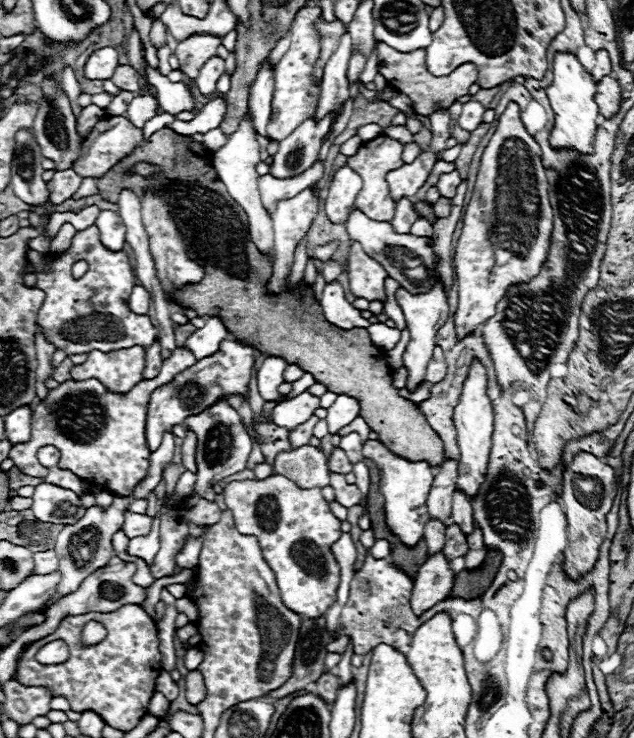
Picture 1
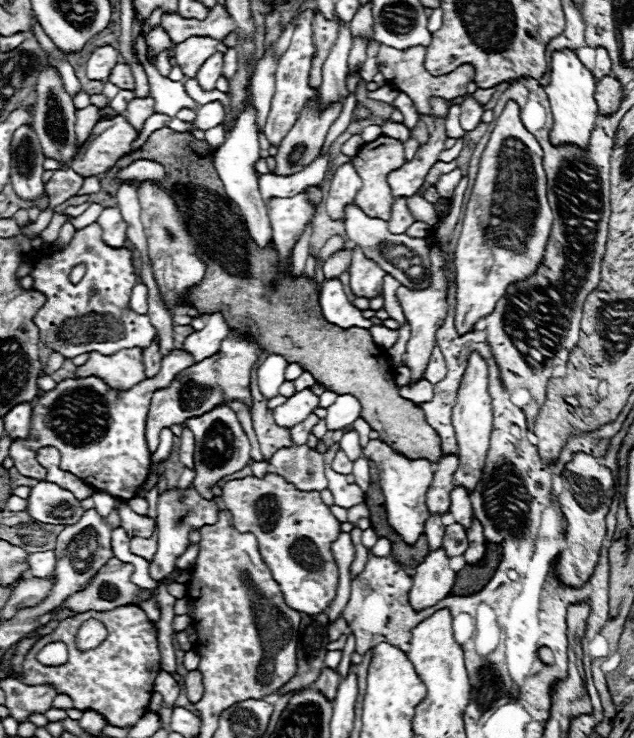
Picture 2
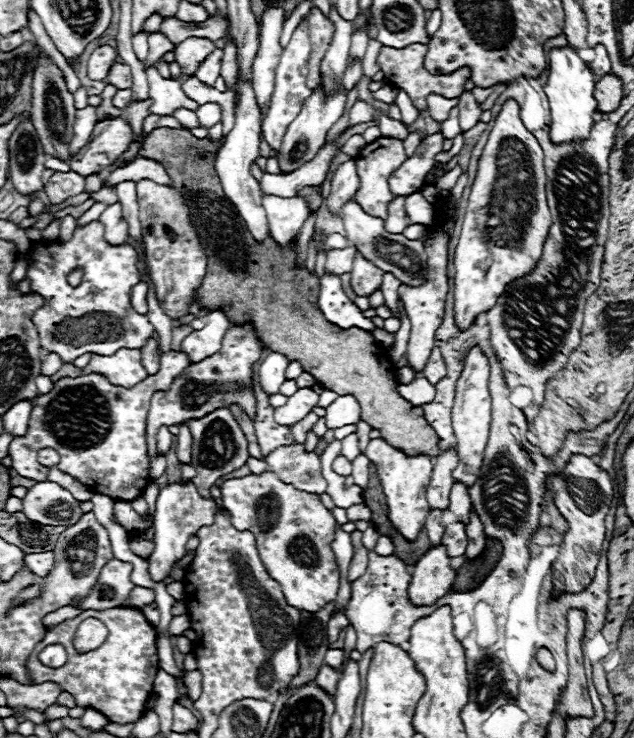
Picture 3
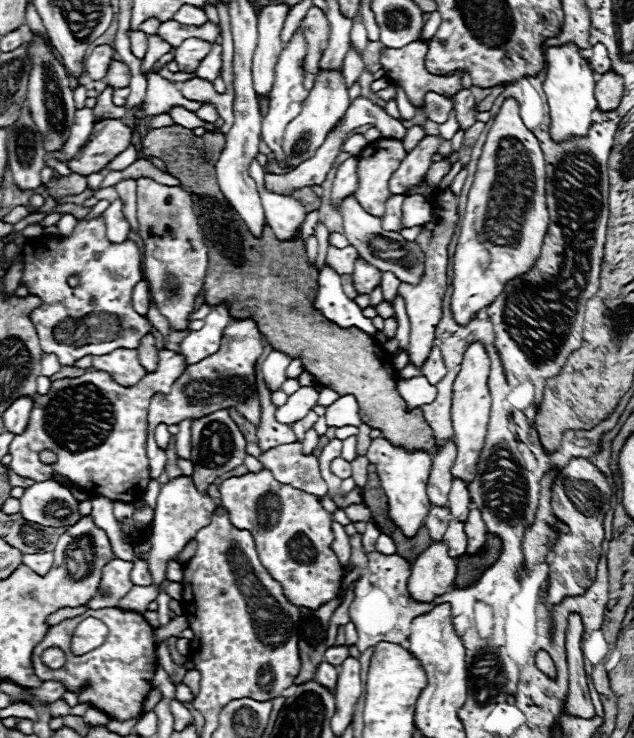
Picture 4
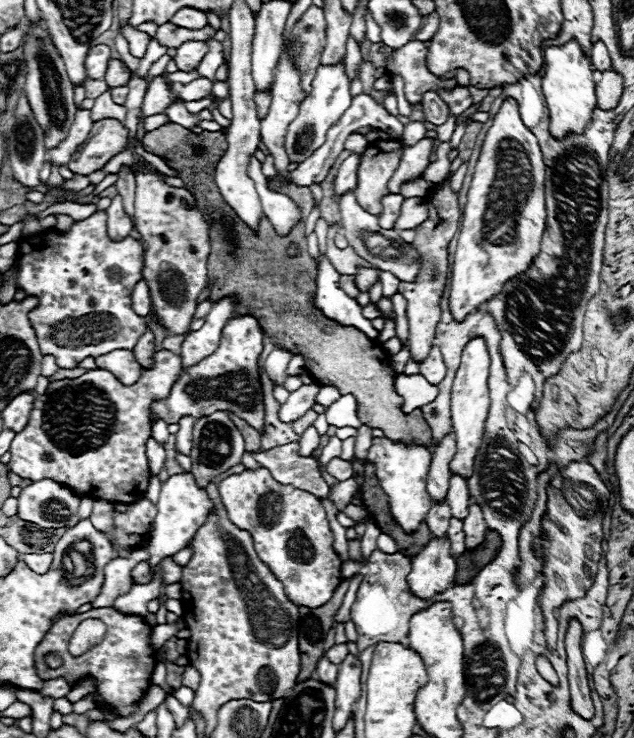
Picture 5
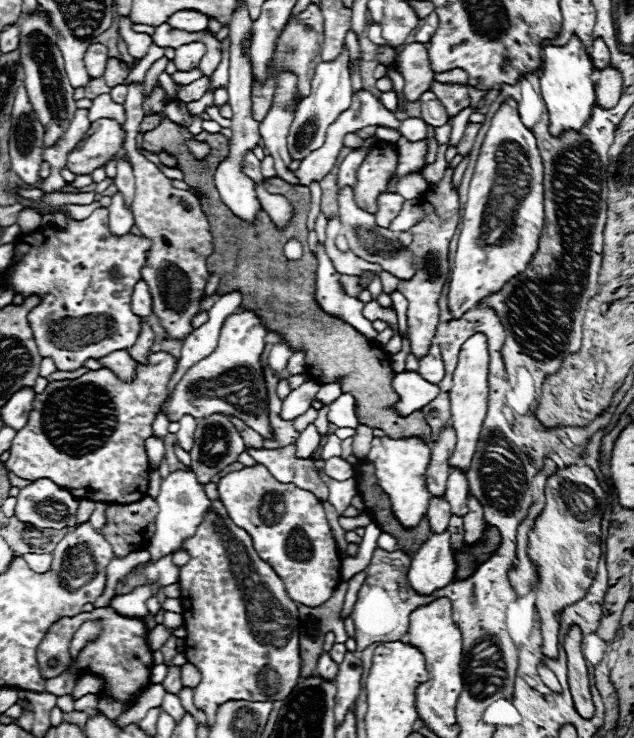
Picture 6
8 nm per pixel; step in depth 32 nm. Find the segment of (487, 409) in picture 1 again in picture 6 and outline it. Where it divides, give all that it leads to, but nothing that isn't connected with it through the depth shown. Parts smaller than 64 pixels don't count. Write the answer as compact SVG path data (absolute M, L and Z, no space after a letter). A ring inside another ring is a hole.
M476 332L472 334L460 348L458 354L458 364L454 370L452 378L452 388L450 388L450 408L452 408L452 426L456 430L456 448L450 456L450 466L458 466L460 470L468 470L472 456L478 446L482 422L486 416L488 408L488 346L486 346L486 336Z

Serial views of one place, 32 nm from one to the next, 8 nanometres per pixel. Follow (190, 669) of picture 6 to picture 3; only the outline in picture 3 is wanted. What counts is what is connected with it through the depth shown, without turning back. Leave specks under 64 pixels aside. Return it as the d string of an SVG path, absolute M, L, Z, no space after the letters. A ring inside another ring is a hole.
M198 670L186 672L186 676L182 678L182 682L184 682L186 688L188 688L190 700L198 700L198 698L200 698L200 692L202 692L202 674L200 674Z

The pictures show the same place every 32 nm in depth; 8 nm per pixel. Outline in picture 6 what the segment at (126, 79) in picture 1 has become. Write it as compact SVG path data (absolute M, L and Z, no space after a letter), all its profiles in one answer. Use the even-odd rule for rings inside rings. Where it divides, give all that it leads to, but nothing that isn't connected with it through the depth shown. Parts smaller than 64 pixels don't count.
M108 58L106 60L106 70L104 70L104 82L106 86L118 86L118 84L124 84L124 80L128 78L128 72L130 68L122 62L122 60L116 60L116 58Z

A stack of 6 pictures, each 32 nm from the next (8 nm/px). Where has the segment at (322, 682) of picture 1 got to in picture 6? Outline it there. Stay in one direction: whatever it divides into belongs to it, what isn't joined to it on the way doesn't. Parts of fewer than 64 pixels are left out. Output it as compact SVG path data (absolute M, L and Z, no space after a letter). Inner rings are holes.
M322 652L322 654L320 654L316 674L322 676L322 678L326 678L326 680L334 680L334 678L336 678L336 674L338 674L338 664L330 658L328 652Z

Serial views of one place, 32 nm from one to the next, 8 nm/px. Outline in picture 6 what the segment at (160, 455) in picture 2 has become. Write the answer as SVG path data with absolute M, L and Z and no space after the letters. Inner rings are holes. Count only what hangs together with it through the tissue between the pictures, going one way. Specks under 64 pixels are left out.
M158 412L158 414L156 414L152 428L154 428L154 436L164 438L164 436L168 434L168 418L166 418L164 412Z

